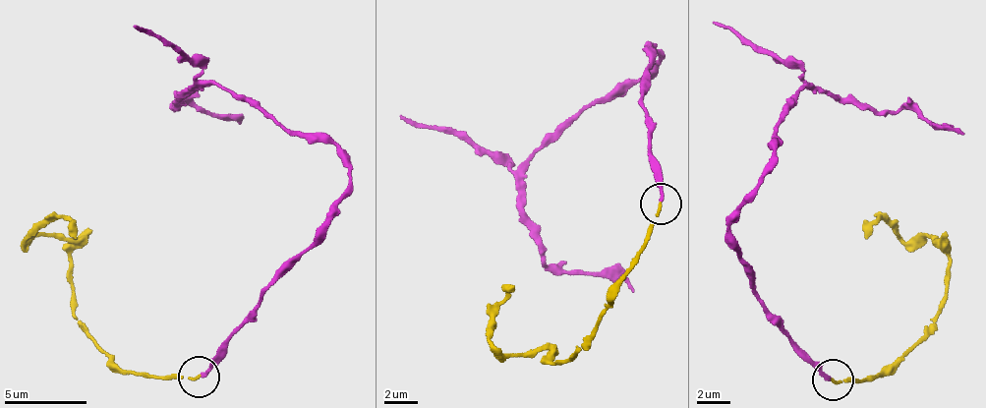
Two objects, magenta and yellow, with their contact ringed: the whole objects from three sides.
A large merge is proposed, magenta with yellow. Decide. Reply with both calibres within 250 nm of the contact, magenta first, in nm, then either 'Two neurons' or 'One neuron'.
Thickness 200 nm (magenta) against 160 nm. One neuron

